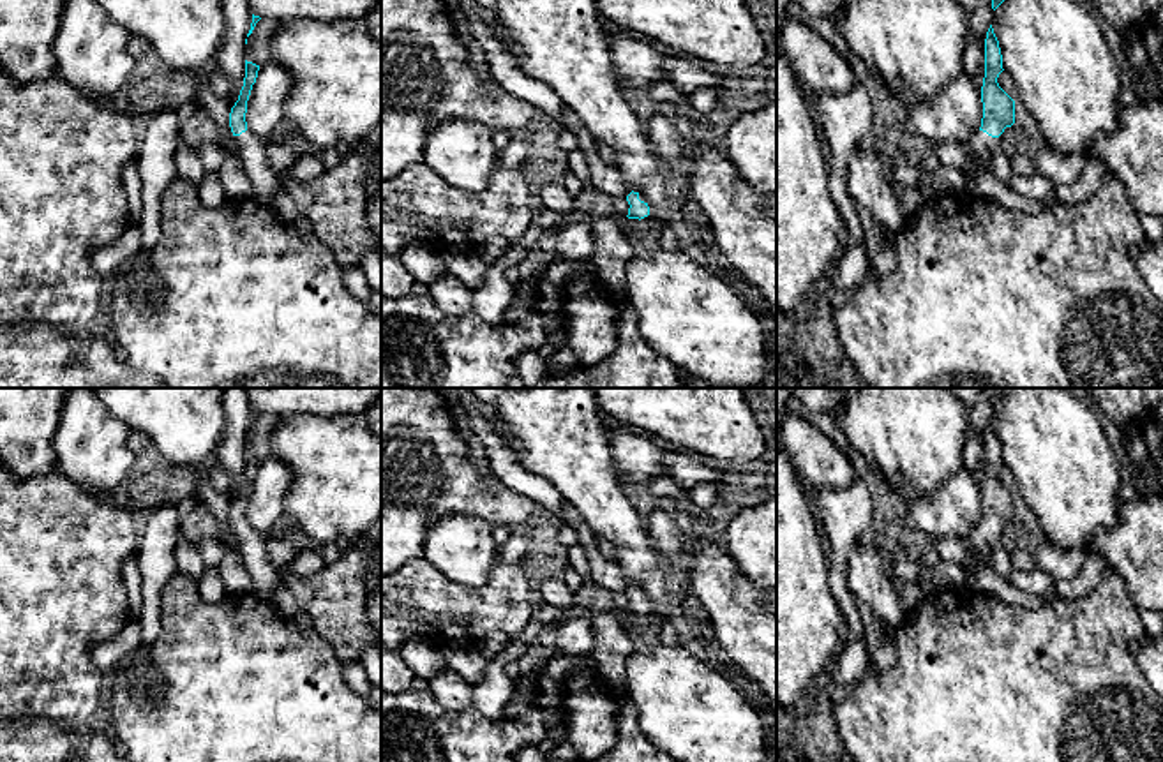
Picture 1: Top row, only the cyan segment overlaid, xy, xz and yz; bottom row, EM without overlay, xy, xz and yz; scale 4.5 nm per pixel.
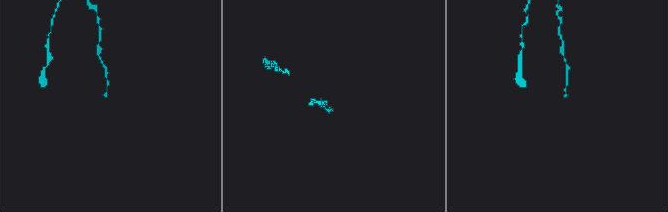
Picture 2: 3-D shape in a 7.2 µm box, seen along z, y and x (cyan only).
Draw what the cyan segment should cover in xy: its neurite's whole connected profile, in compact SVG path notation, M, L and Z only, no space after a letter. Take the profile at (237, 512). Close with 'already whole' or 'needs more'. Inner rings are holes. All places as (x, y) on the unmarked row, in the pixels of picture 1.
M245 455L245 473L238 496L229 508L229 522L238 534L242 563L252 580L252 593L270 600L284 587L279 568L275 568L266 556L266 536L256 533L247 526L245 508L247 496L256 478L259 460Z; needs more

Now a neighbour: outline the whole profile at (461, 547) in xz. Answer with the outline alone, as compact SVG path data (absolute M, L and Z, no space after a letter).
M446 515L429 526L424 557L455 584L480 587L498 563L492 526L473 515Z

